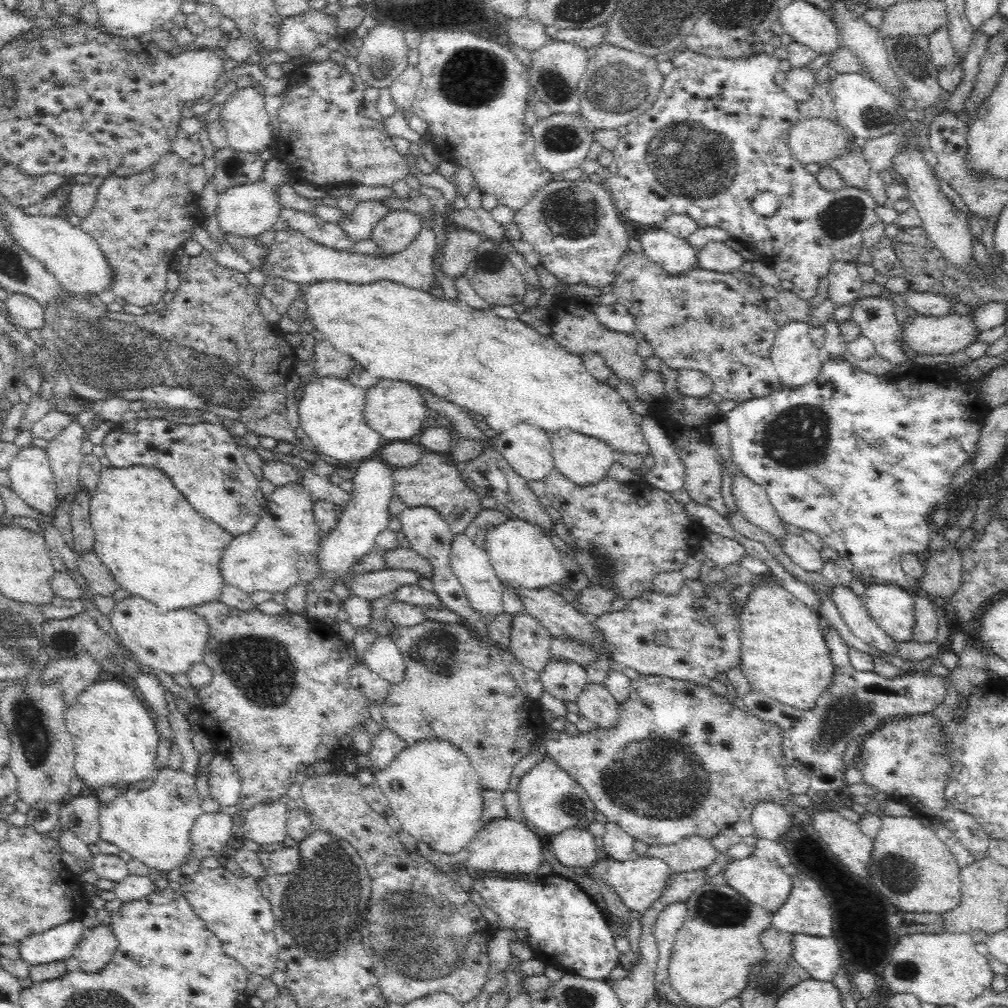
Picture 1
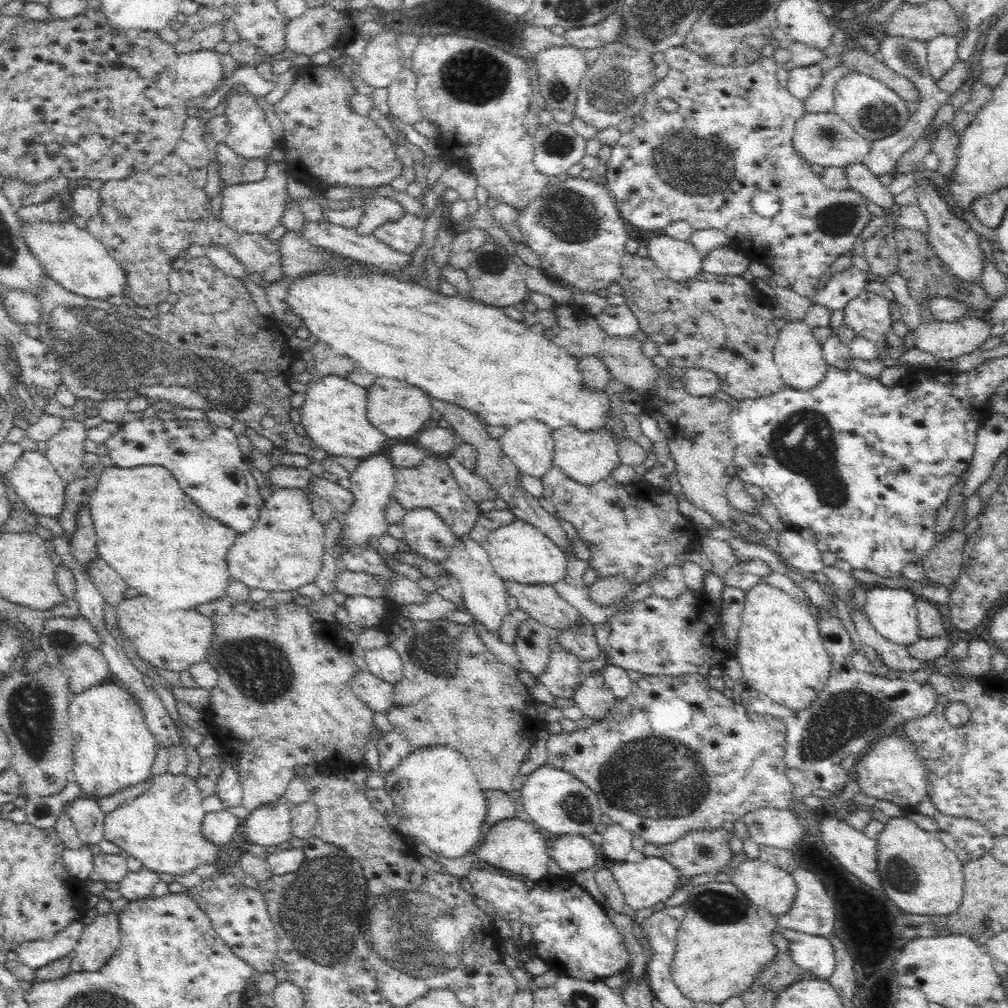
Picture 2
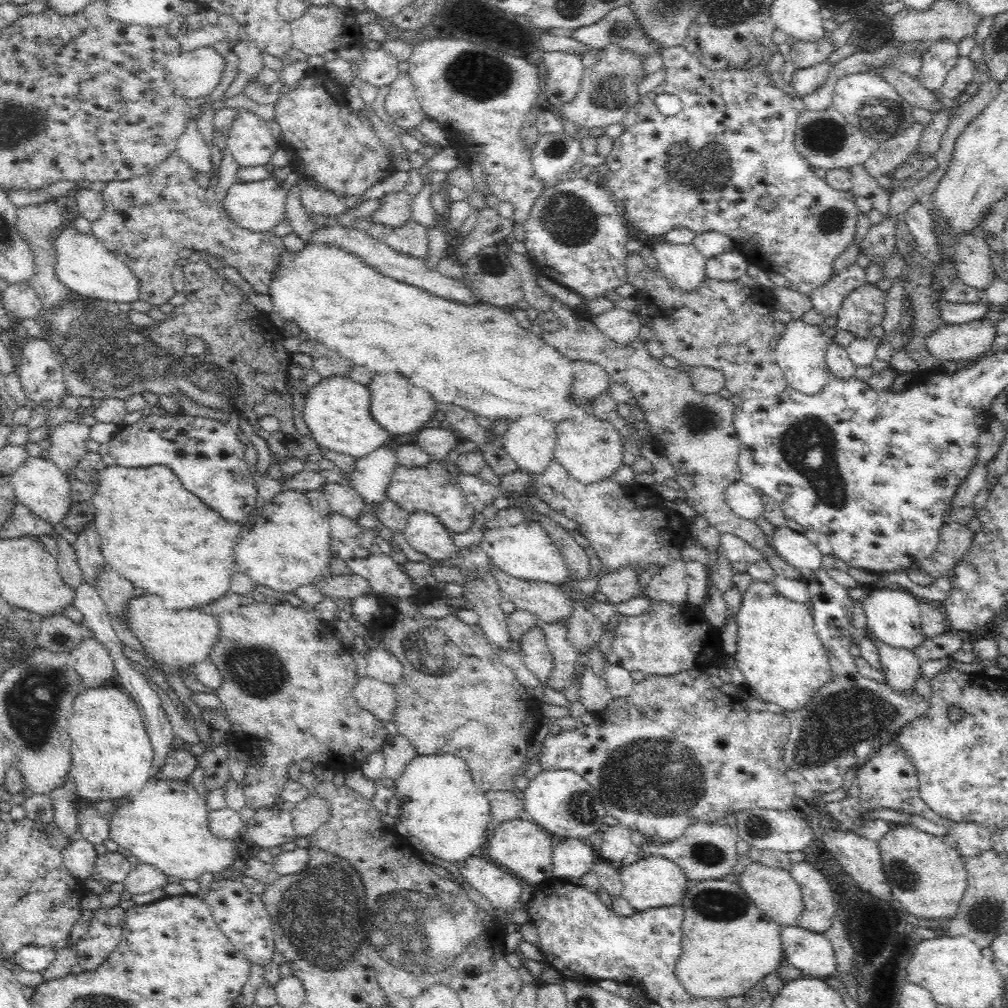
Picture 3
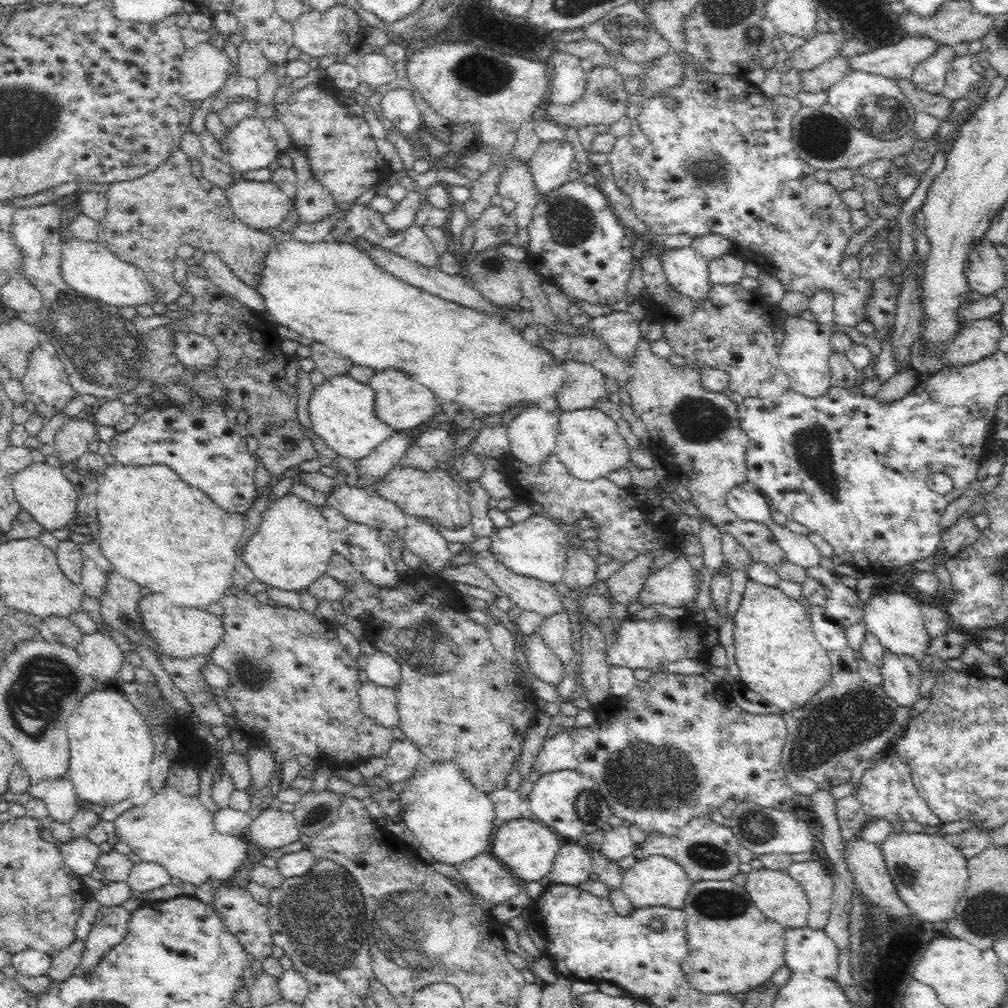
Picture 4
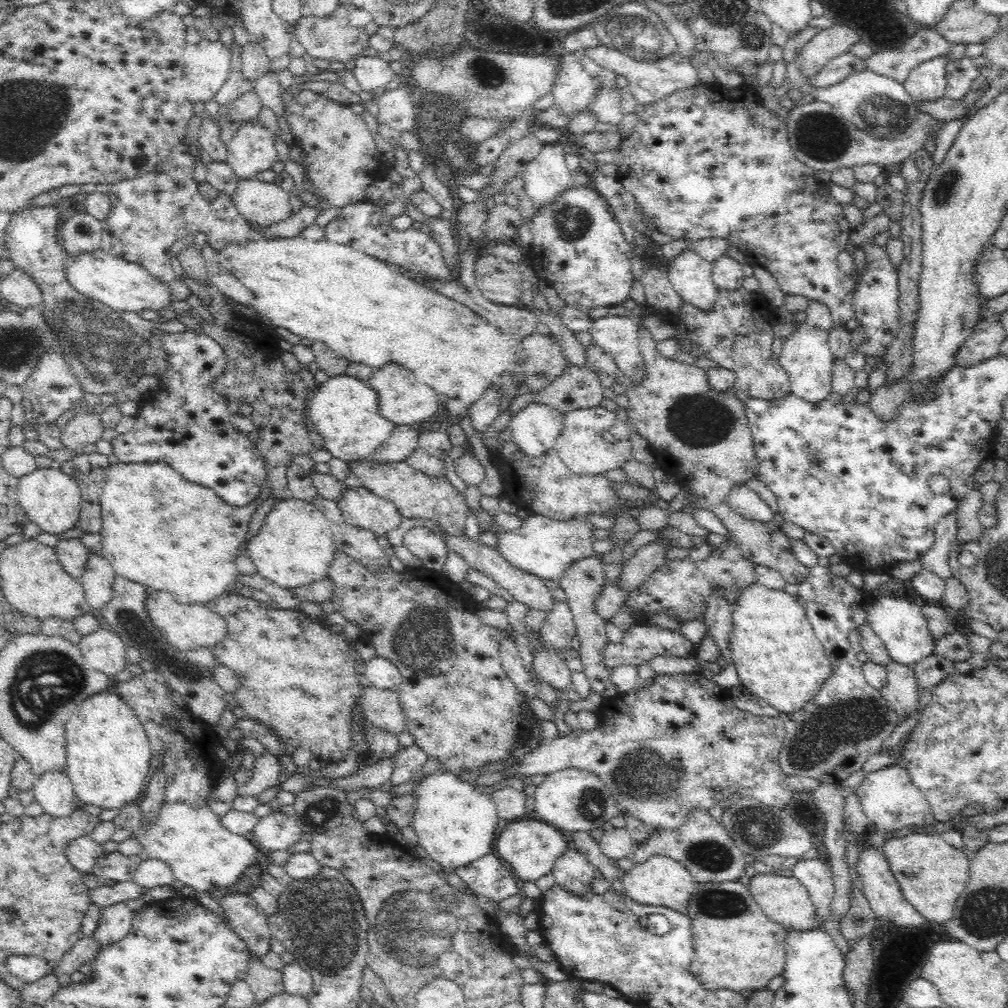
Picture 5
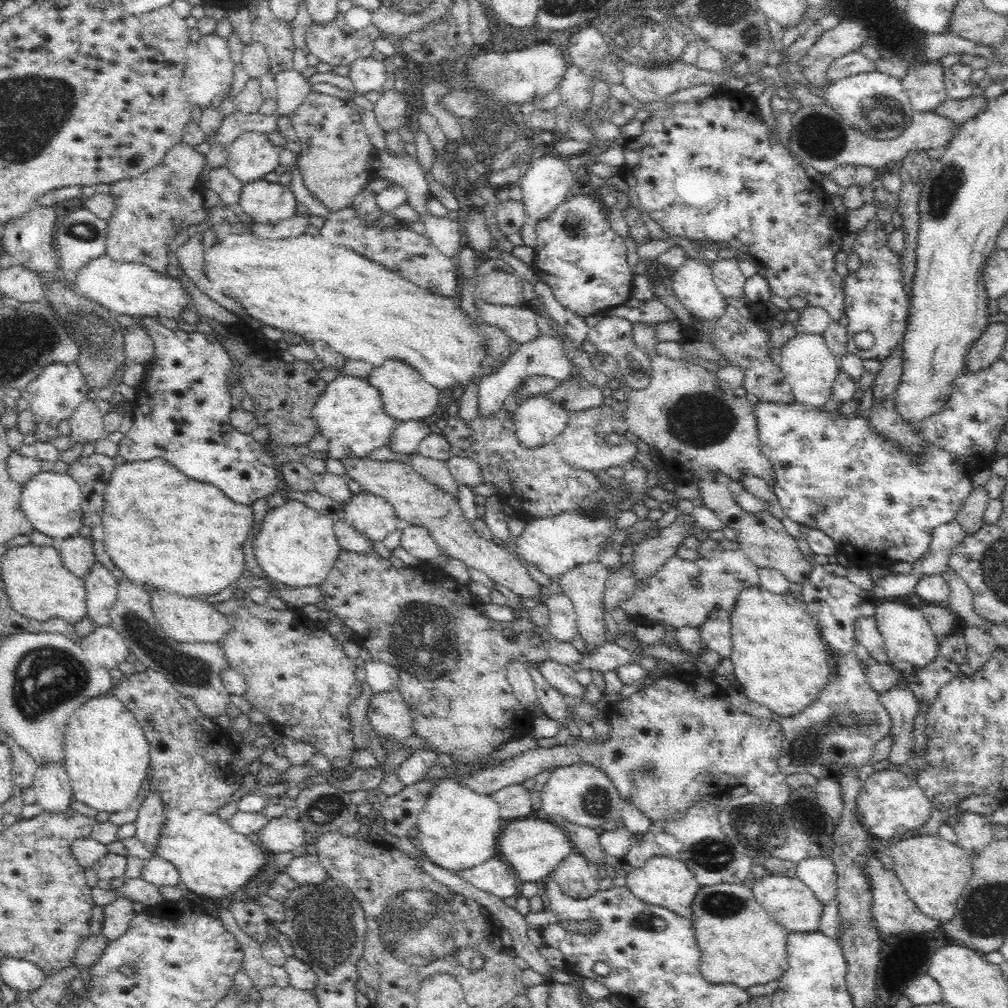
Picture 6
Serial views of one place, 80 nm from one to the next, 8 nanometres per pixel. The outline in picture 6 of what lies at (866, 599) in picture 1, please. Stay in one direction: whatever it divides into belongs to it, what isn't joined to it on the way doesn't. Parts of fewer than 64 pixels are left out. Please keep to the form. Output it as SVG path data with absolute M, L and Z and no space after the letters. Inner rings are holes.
M880 599L874 606L872 619L880 631L889 663L895 670L913 673L924 668L937 654L940 639L932 632L927 619L920 609L910 607L892 599Z

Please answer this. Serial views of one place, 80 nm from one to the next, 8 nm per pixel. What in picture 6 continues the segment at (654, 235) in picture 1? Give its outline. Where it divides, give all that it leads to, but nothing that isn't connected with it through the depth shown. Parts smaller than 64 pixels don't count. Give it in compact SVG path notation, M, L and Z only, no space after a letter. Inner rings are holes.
M686 258L671 277L671 289L689 314L708 320L724 314L724 296L714 284L708 262Z

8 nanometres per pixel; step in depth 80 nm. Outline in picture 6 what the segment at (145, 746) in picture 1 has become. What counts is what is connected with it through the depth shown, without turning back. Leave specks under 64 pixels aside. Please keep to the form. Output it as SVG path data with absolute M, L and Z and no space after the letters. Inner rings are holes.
M109 693L86 700L76 710L76 714L71 715L71 718L72 730L67 728L65 733L63 746L65 759L63 762L71 780L74 800L78 800L90 808L96 808L98 812L118 812L128 808L140 792L140 786L148 774L151 759L148 739L136 717L119 698L116 698L116 695Z

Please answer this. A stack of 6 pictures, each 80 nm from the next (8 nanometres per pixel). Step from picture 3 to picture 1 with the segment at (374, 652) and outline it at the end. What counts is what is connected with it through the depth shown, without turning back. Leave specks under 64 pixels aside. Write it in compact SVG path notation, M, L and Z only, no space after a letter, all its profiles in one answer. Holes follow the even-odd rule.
M378 637L363 653L364 662L374 673L391 685L404 680L406 670L399 646L388 637Z

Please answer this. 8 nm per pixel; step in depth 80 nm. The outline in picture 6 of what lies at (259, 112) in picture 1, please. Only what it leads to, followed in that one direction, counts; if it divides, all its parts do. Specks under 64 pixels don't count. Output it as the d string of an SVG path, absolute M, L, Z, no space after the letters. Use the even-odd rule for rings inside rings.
M248 131L240 134L227 146L226 167L240 180L252 182L274 169L278 163L278 149L268 138L267 133Z

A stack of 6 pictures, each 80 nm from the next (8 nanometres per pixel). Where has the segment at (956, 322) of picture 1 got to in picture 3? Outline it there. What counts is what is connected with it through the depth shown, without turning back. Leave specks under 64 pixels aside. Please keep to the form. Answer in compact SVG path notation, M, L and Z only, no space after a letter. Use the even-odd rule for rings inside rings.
M985 318L962 324L938 323L936 330L924 338L924 347L934 358L954 366L958 361L972 360L990 349L996 335L995 325Z

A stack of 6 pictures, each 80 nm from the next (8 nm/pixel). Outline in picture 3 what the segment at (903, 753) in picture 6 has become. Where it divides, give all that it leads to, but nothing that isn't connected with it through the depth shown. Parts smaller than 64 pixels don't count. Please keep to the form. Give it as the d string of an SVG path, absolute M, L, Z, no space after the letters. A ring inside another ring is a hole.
M864 624L864 637L868 637L876 649L883 667L885 683L896 692L912 690L914 680L920 672L921 660L906 648L894 648L879 638Z

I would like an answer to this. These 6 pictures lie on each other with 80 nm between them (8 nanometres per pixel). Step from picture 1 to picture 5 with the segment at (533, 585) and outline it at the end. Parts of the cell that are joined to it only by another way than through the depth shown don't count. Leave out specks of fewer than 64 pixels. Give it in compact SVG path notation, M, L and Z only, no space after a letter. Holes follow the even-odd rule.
M530 515L518 529L496 534L497 542L494 549L512 567L533 574L541 580L559 581L574 560L580 560L592 554L593 538L590 537L592 531L592 526L585 522L585 516L575 516L568 522L563 522L559 518Z

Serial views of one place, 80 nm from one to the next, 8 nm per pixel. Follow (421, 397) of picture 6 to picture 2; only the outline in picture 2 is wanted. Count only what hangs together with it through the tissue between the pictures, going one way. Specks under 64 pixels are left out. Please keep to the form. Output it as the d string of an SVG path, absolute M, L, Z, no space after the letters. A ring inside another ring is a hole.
M380 377L366 389L366 416L370 424L380 429L380 432L384 433L388 439L405 442L404 439L417 436L424 422L430 419L430 412L433 410L429 401L430 396L418 387L394 378Z

